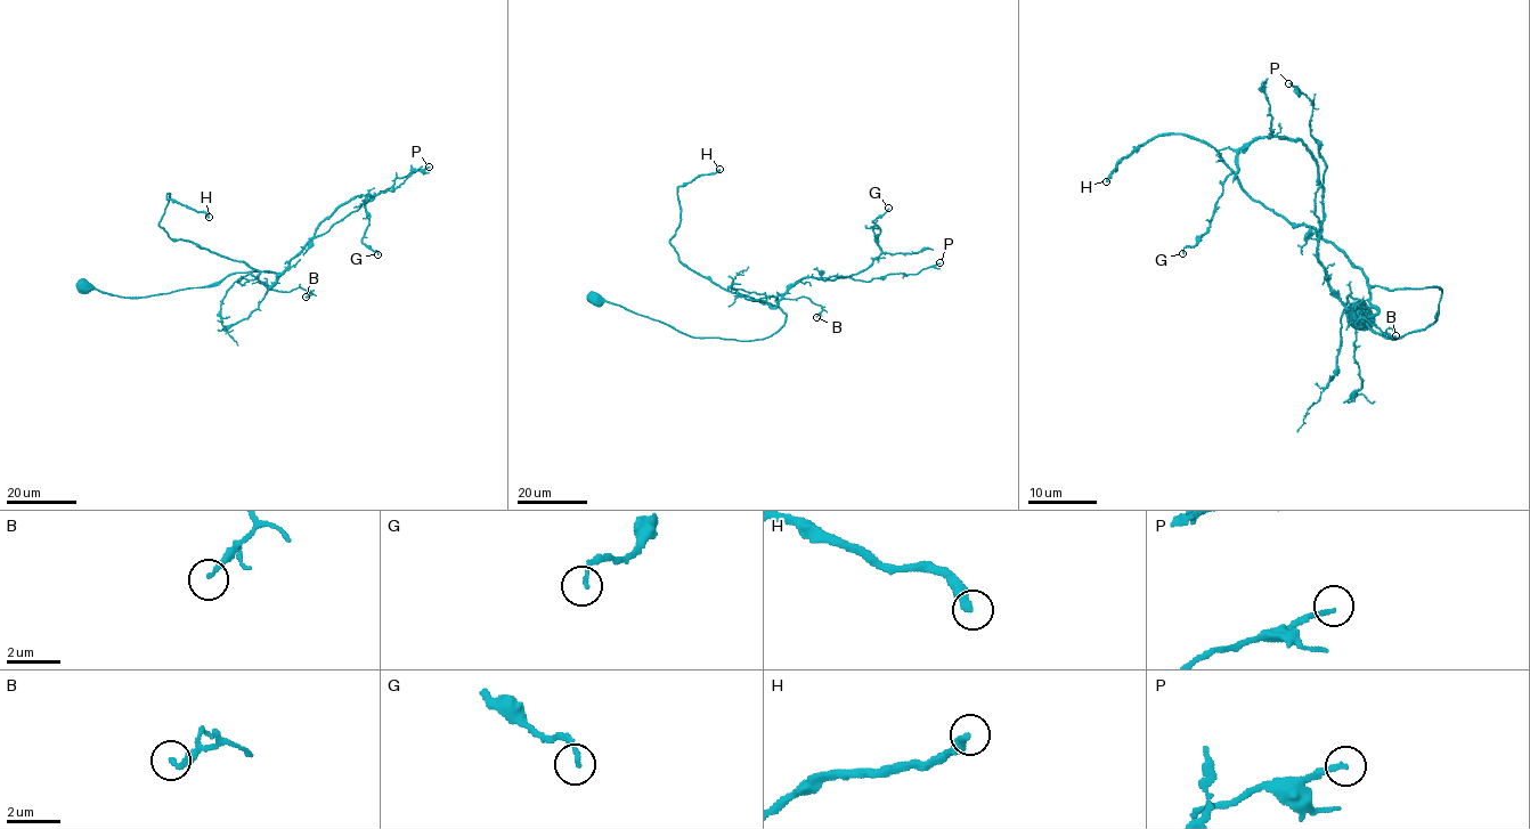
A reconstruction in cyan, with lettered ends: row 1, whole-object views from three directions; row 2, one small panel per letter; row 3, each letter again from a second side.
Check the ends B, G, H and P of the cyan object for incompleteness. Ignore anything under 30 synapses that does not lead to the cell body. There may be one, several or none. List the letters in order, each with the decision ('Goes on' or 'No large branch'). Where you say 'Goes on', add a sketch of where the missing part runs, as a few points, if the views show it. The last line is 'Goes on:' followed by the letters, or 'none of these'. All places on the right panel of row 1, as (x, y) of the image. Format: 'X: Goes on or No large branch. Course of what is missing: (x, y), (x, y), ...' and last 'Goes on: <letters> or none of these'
B: No large branch
G: No large branch
H: Goes on. Course of what is missing: (1106, 181), (1071, 307), (1165, 325), (1180, 303), (1169, 183), (1210, 149), (1183, 176), (1197, 246)
P: No large branch
Goes on: H

